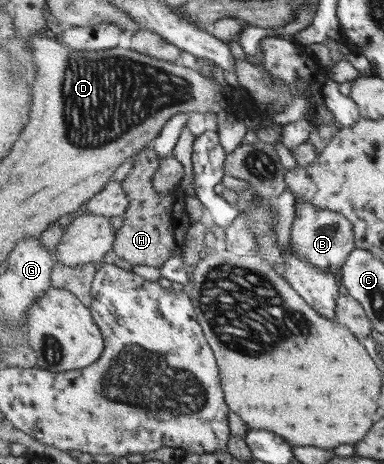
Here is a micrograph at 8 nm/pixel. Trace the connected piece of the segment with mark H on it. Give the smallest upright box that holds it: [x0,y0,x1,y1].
[114,145,192,269]

